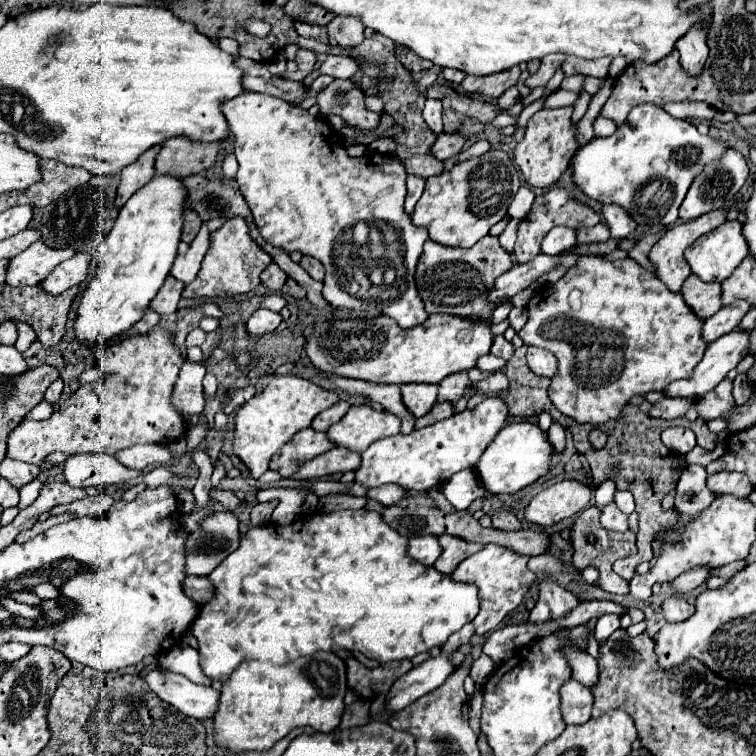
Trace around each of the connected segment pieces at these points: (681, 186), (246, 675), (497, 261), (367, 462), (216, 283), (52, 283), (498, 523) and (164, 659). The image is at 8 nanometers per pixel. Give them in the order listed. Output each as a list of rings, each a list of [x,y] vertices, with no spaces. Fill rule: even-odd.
[[[639,104],[639,106],[635,106],[629,112],[627,120],[615,130],[613,136],[609,136],[609,138],[593,138],[589,144],[581,146],[575,152],[575,156],[571,158],[573,182],[591,200],[597,200],[601,204],[619,204],[629,216],[633,216],[633,220],[637,224],[645,224],[645,226],[649,226],[649,224],[651,226],[671,226],[671,224],[677,222],[677,208],[679,208],[681,200],[685,198],[685,194],[687,194],[695,174],[703,170],[703,164],[707,164],[713,158],[721,156],[725,150],[727,150],[727,146],[721,140],[713,142],[709,136],[701,136],[697,132],[697,128],[689,120],[673,118],[661,106],[655,106],[655,104]],[[657,178],[663,178],[663,180],[667,180],[673,186],[673,200],[671,200],[671,206],[667,208],[667,216],[649,218],[649,216],[645,216],[645,214],[641,214],[637,210],[635,194],[639,192],[639,188],[643,184],[647,184],[651,180],[657,180]]]
[[[315,652],[283,666],[245,660],[223,682],[219,708],[213,716],[215,744],[227,752],[263,752],[297,726],[311,726],[329,734],[339,726],[345,712],[345,692],[345,664],[331,652]]]
[[[485,236],[479,240],[479,244],[467,250],[447,248],[435,244],[433,240],[427,240],[417,264],[415,284],[427,314],[477,314],[481,318],[489,318],[495,310],[495,304],[487,300],[487,292],[493,288],[495,278],[507,272],[511,266],[511,254],[499,246],[499,240],[495,236]]]
[[[489,396],[475,410],[463,410],[447,420],[439,420],[427,428],[415,430],[411,434],[395,434],[377,440],[361,454],[361,466],[355,470],[355,482],[365,488],[377,488],[383,484],[397,484],[405,490],[427,492],[445,484],[455,472],[463,468],[473,468],[497,436],[497,432],[507,424],[507,406],[503,400]]]
[[[231,218],[219,230],[211,232],[211,248],[207,250],[197,278],[185,286],[183,298],[231,298],[249,294],[259,286],[261,272],[271,264],[271,256],[263,252],[249,236],[245,220]]]
[[[75,254],[73,258],[61,262],[43,282],[39,282],[39,288],[43,288],[47,294],[61,294],[71,286],[81,284],[87,278],[89,260],[89,254]]]
[[[497,512],[493,514],[493,528],[499,530],[521,530],[521,522],[513,512]]]
[[[177,644],[171,652],[165,652],[161,658],[161,668],[167,668],[167,670],[173,670],[177,674],[183,674],[187,676],[191,682],[195,684],[205,684],[209,686],[211,680],[203,674],[201,666],[199,666],[199,656],[197,656],[197,650],[187,646],[187,644]]]

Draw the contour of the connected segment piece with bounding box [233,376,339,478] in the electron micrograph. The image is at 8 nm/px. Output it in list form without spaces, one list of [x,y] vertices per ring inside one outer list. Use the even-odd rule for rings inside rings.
[[[271,376],[261,392],[245,402],[235,414],[233,454],[249,468],[251,478],[259,478],[267,468],[271,456],[283,448],[291,436],[311,424],[311,420],[337,402],[335,392],[327,392],[313,382],[299,376]]]

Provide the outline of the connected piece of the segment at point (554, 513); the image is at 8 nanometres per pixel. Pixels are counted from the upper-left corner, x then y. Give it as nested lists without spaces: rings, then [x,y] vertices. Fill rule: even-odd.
[[[563,480],[531,498],[525,508],[525,520],[539,526],[553,526],[581,512],[591,500],[591,488],[577,480]]]

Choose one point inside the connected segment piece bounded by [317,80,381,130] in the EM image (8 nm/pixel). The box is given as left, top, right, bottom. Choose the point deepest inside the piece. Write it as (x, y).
(341, 97)

